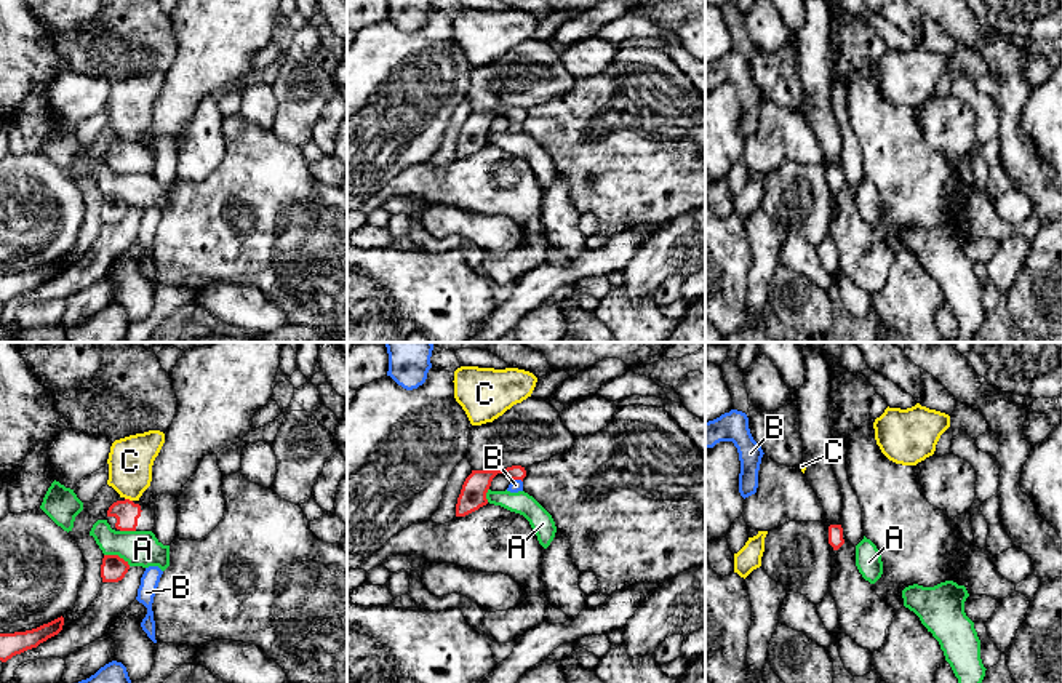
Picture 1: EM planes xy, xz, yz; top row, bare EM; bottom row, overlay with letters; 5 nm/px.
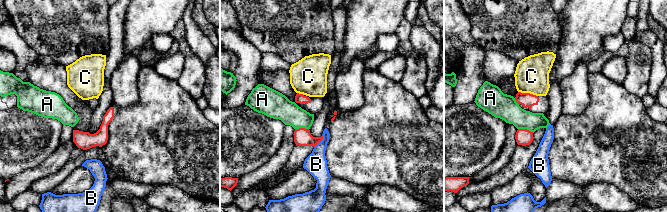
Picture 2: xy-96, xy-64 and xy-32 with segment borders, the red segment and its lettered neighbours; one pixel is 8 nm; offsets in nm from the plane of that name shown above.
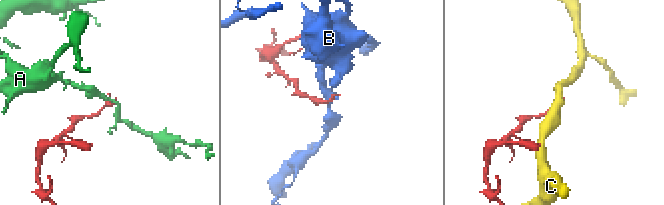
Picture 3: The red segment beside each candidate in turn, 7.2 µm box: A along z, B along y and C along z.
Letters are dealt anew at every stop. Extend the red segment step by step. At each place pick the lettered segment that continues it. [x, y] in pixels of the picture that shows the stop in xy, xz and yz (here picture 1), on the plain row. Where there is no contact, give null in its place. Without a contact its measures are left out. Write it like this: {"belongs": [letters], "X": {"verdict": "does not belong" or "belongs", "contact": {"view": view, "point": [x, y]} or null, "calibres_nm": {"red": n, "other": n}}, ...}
{"belongs": [], "A": {"verdict": "does not belong", "contact": {"view": "xy", "point": [117, 197]}, "calibres_nm": {"red": 130, "other": 180}}, "B": {"verdict": "does not belong", "contact": {"view": "xz", "point": [517, 120]}, "calibres_nm": {"red": 130, "other": 60}}, "C": {"verdict": "does not belong", "contact": {"view": "xy", "point": [128, 141]}, "calibres_nm": {"red": 120, "other": 220}}}

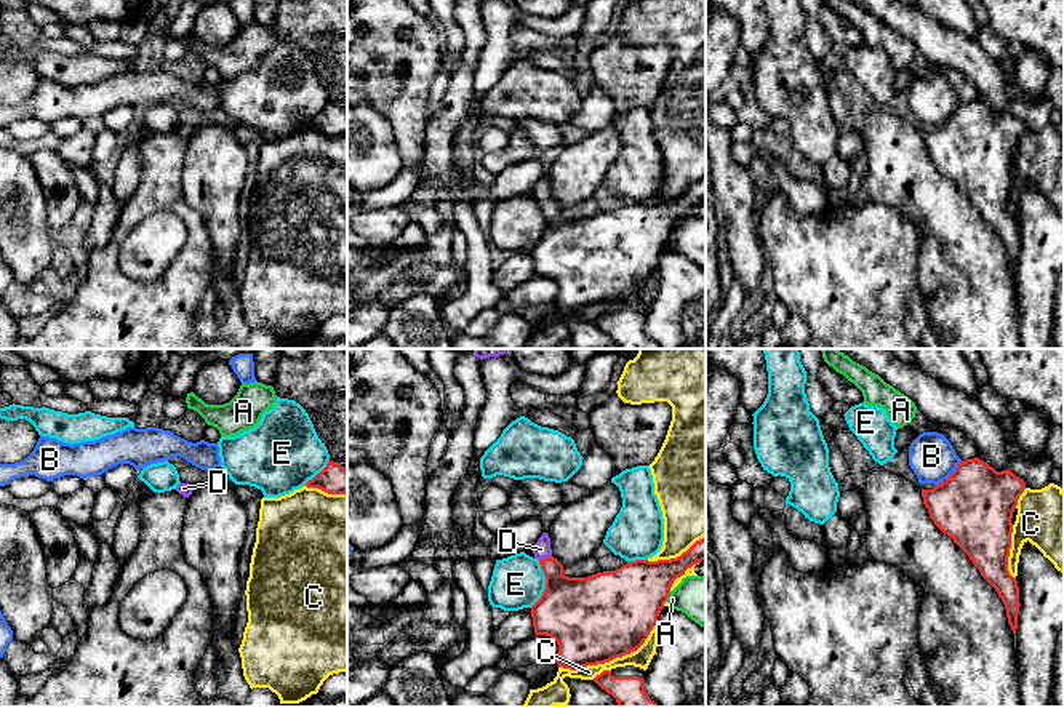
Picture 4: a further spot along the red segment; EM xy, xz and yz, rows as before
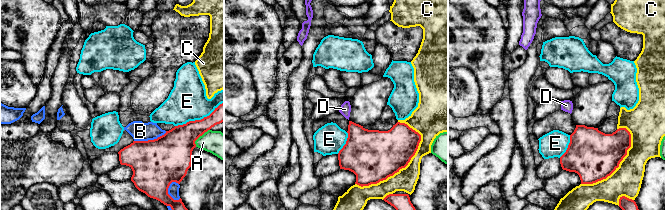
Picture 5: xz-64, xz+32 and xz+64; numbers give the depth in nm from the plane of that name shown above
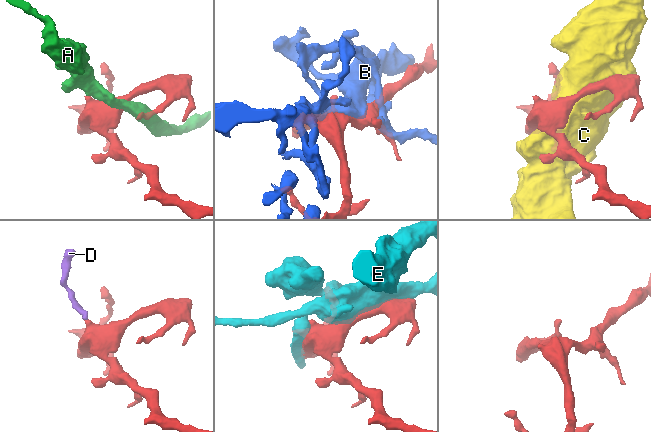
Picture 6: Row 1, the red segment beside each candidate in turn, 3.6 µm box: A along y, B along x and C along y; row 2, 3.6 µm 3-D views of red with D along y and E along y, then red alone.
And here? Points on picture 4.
{"belongs": ["D"], "A": {"verdict": "does not belong", "contact": {"view": "xz", "point": [668, 237]}, "calibres_nm": {"red": 380, "other": 240}}, "B": {"verdict": "does not belong", "contact": {"view": "yz", "point": [954, 112]}, "calibres_nm": {"red": 380, "other": 240}}, "C": {"verdict": "does not belong", "contact": {"view": "xz", "point": [610, 301]}, "calibres_nm": {"red": 440, "other": 90}}, "D": {"verdict": "belongs", "contact": {"view": "xz", "point": [544, 200]}, "calibres_nm": {"red": 260, "other": 90}}, "E": {"verdict": "does not belong", "contact": {"view": "xz", "point": [546, 226]}, "calibres_nm": {"red": 380, "other": 260}}}

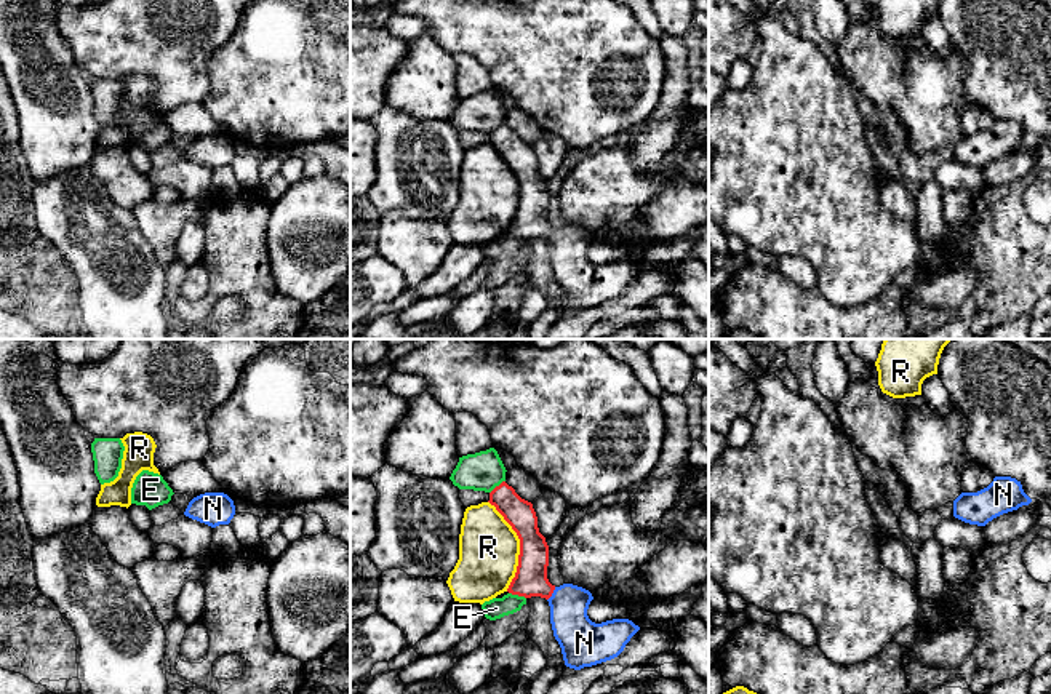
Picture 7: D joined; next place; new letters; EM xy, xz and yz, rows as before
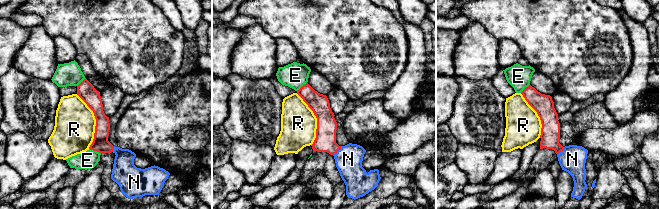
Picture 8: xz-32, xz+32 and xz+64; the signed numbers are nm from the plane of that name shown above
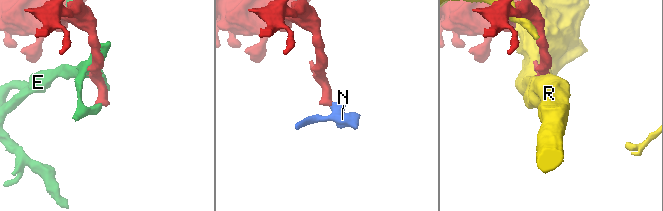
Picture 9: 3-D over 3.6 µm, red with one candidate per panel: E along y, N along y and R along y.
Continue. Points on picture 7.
{"belongs": ["N"], "E": {"verdict": "does not belong", "contact": {"view": "xz", "point": [517, 235]}, "calibres_nm": {"red": 160, "other": 110}}, "N": {"verdict": "belongs", "contact": {"view": "xz", "point": [552, 234]}, "calibres_nm": {"red": 160, "other": 200}}, "R": {"verdict": "does not belong", "contact": {"view": "xz", "point": [520, 187]}, "calibres_nm": {"red": 160, "other": 300}}}

